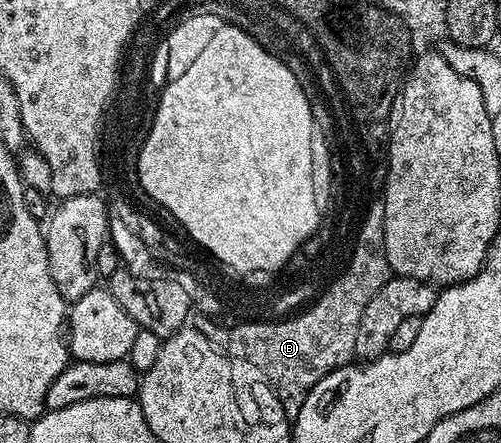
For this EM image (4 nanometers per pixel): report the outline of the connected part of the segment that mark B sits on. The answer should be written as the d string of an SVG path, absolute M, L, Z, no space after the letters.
M374 200L370 210L371 214L362 222L362 231L358 234L358 243L354 246L354 255L346 271L342 275L339 273L317 295L316 301L301 312L281 320L252 321L250 325L241 326L238 330L229 326L230 334L226 334L226 324L216 324L210 318L196 322L196 329L223 354L239 362L252 364L268 376L278 391L278 399L287 418L291 420L300 412L308 392L312 392L317 382L324 380L324 376L333 370L355 361L354 349L360 316L364 316L368 300L372 300L372 296L376 296L376 292L380 292L380 288L384 288L392 276L384 244L381 201Z

